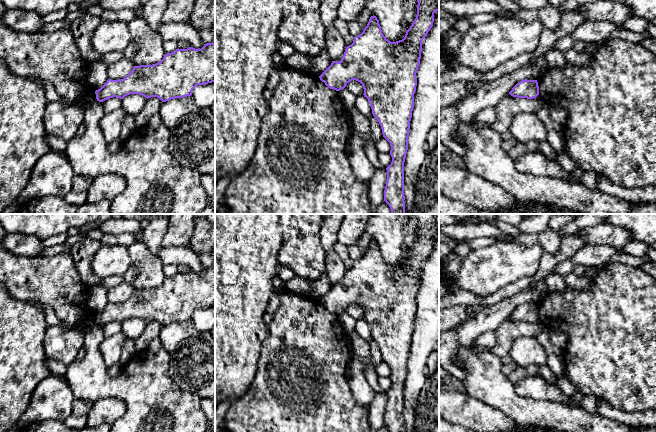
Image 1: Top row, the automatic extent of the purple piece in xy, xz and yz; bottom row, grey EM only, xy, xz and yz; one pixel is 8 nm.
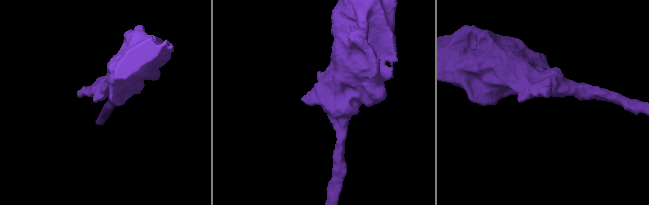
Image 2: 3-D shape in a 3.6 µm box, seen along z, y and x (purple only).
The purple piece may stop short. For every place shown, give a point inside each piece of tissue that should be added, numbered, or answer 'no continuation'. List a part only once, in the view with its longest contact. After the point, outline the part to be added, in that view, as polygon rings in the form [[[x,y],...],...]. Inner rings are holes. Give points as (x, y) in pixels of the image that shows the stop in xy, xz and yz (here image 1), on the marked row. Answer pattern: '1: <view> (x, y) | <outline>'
no continuation

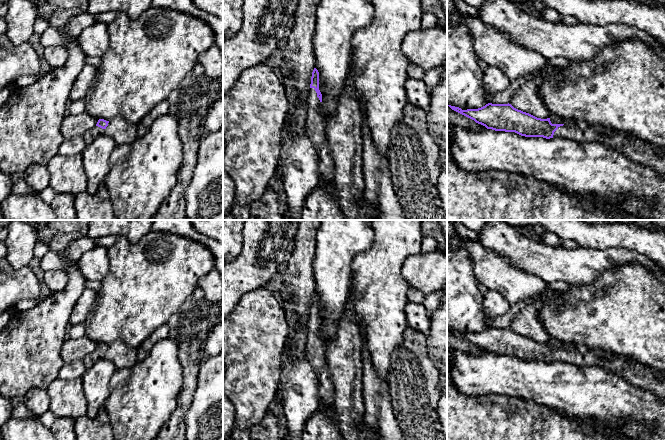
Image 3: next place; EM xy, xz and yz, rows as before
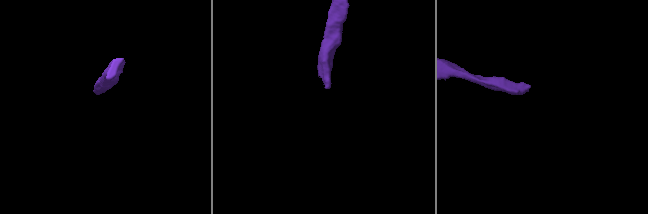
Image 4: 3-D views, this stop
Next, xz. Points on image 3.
1: xz (316, 124) | [[[310,88],[306,114],[306,131],[319,157],[318,186],[332,187],[333,161],[329,153],[327,124],[328,120],[321,113],[321,102],[317,97],[317,93],[314,88]]]

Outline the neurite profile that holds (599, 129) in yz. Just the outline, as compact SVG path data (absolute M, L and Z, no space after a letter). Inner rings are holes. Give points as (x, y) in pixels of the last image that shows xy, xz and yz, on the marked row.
M594 124L594 125L587 125L589 127L591 127L594 131L596 131L598 134L606 134L608 136L614 136L614 135L618 135L618 134L623 134L624 136L631 136L630 134L628 133L620 133L616 130L613 130L609 127L604 127L604 126L600 126L600 125L597 125L597 124Z

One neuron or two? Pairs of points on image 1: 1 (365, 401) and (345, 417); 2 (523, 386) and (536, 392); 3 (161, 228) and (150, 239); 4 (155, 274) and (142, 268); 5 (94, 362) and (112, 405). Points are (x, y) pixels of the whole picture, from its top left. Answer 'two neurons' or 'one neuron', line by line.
1: two neurons
2: one neuron
3: one neuron
4: one neuron
5: two neurons

